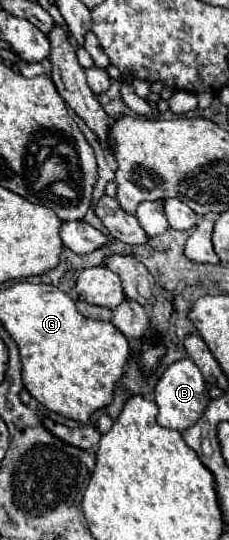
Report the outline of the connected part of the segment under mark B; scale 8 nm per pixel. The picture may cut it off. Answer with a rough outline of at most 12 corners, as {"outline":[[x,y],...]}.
{"outline":[[191,358],[171,364],[154,389],[157,424],[187,430],[209,392]]}

